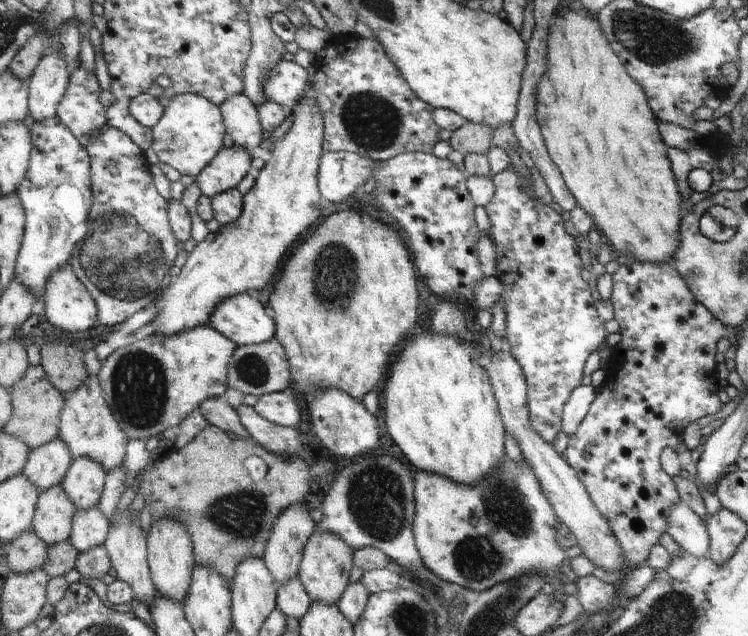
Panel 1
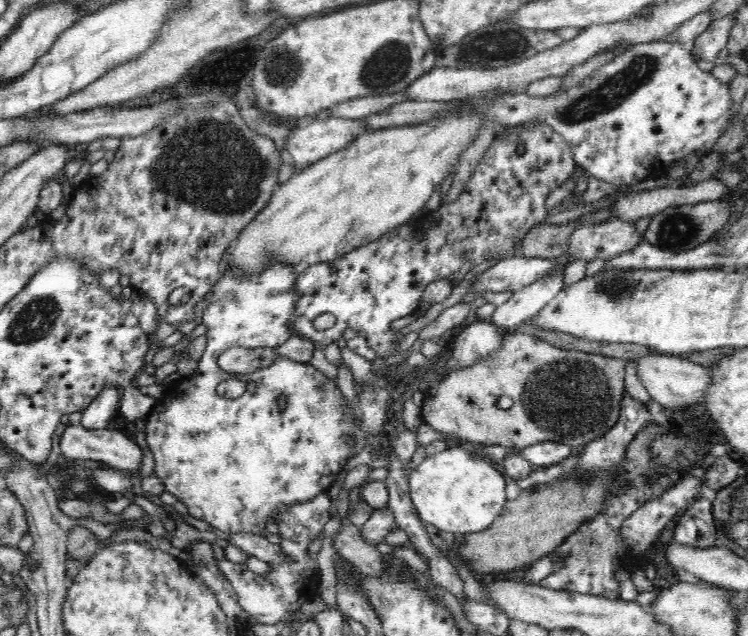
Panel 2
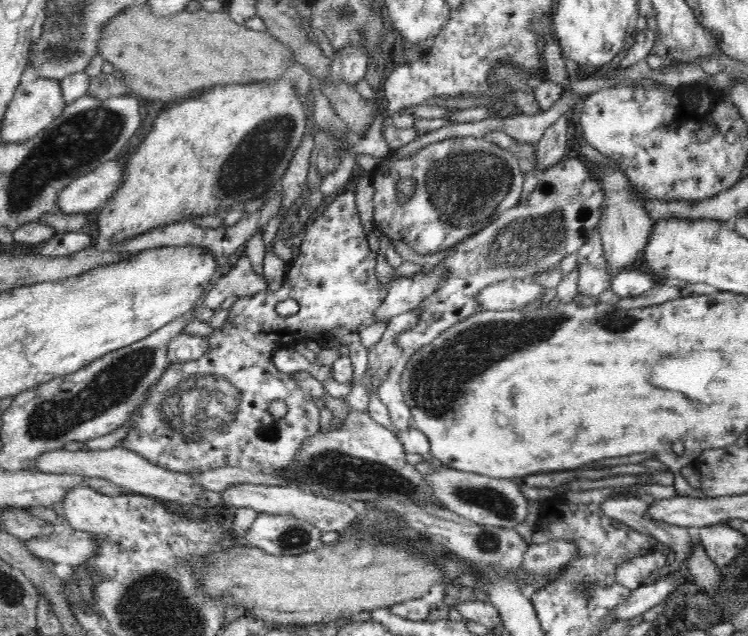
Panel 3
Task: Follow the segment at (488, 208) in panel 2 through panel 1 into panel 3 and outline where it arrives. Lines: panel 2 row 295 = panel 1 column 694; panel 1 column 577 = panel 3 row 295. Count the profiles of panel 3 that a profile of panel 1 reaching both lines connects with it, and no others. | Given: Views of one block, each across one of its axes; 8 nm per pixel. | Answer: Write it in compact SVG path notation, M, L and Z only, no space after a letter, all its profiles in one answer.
M567 155L556 161L552 166L547 166L541 172L539 182L534 190L526 194L526 198L522 196L515 207L509 208L502 215L496 217L496 220L484 227L482 231L467 236L454 247L443 250L443 258L438 260L436 264L425 265L411 276L412 278L426 274L430 276L430 272L434 268L443 270L435 289L430 295L424 297L420 305L413 308L413 313L417 314L418 317L418 324L407 331L395 334L394 345L396 345L396 349L402 349L404 352L418 350L422 348L422 345L430 344L436 336L445 332L446 329L452 328L458 321L465 320L473 313L482 312L482 307L475 300L475 296L488 285L502 280L516 280L517 277L520 280L533 280L540 274L554 270L564 258L568 258L572 254L577 256L580 248L586 244L587 240L590 240L592 232L599 225L605 198L606 195L604 195L600 181L594 179L585 159L577 155Z

